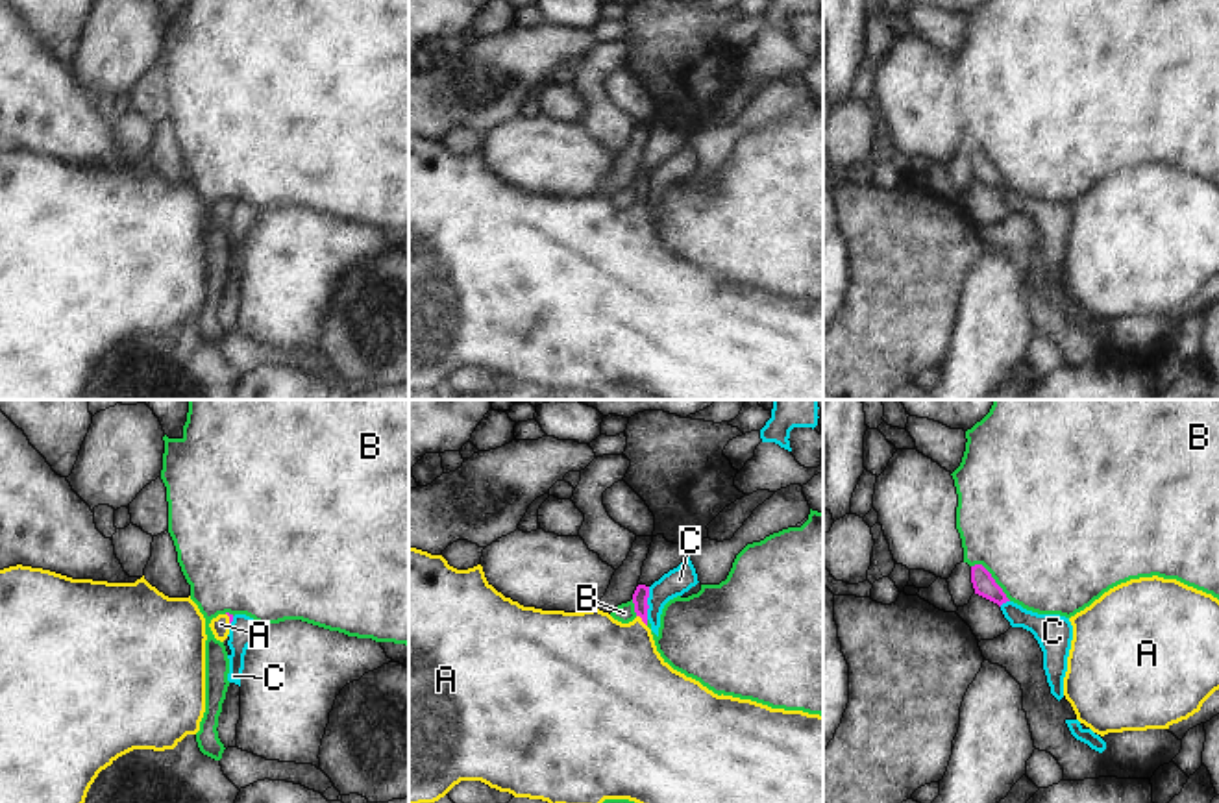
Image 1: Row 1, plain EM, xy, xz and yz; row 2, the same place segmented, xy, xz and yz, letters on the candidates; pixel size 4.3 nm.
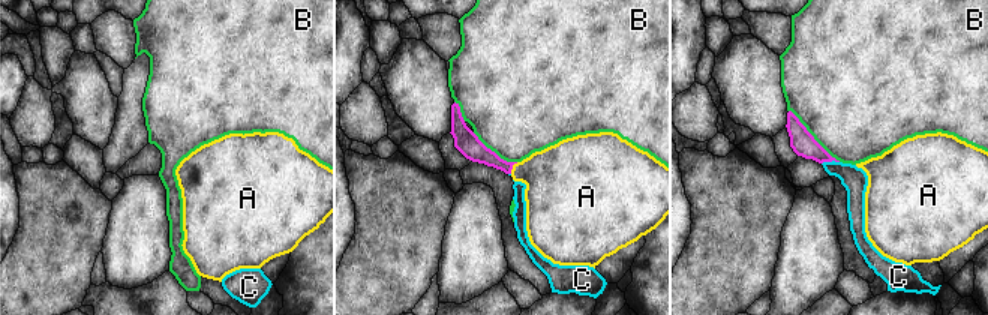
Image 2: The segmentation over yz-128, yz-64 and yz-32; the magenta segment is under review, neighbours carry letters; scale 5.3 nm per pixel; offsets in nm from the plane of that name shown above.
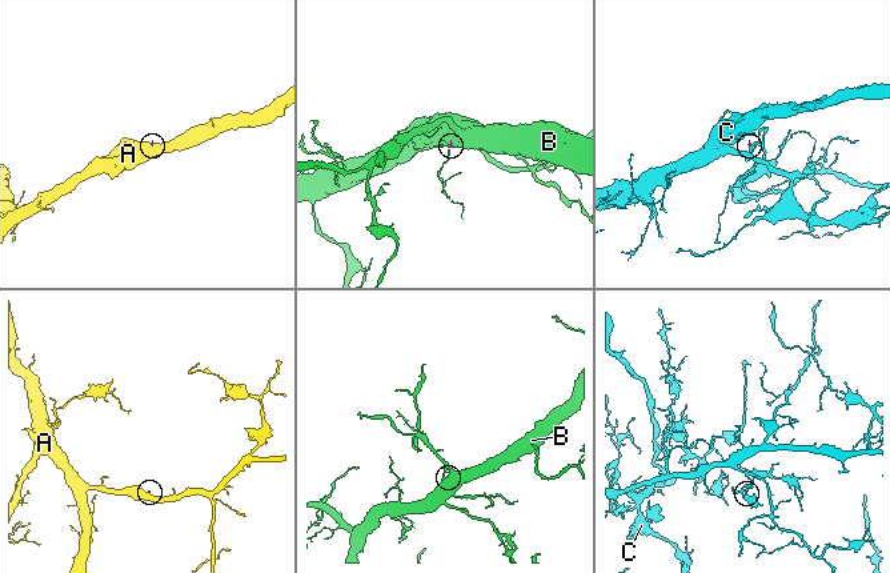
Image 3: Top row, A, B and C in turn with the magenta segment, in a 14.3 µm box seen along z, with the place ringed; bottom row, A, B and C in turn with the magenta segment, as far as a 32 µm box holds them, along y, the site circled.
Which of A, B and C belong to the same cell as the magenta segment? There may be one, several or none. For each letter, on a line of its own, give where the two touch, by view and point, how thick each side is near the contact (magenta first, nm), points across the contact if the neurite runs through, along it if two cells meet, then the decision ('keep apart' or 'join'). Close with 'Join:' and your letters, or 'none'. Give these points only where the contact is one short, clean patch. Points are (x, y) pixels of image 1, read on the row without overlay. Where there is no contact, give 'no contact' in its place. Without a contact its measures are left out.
A: contact xz (642, 206); calibres 70 and 420 nm; way xz (640, 180), (642, 206), (633, 228), (611, 254); join
B: contact yz (992, 163); calibres 100 and 500 nm; border yz (972, 150), (981, 150), (1010, 185); keep apart
C: contact xz (646, 189); calibres 70 and 120 nm; border xz (650, 172), (646, 204); keep apart
Join: A

